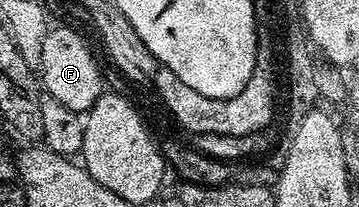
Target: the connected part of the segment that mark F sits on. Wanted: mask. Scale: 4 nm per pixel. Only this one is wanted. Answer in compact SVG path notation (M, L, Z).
M56 25L49 30L46 41L42 41L42 61L38 68L39 78L42 80L43 90L54 101L62 101L66 109L86 113L98 101L98 97L105 90L104 79L100 76L100 67L83 39L80 31L63 30Z

